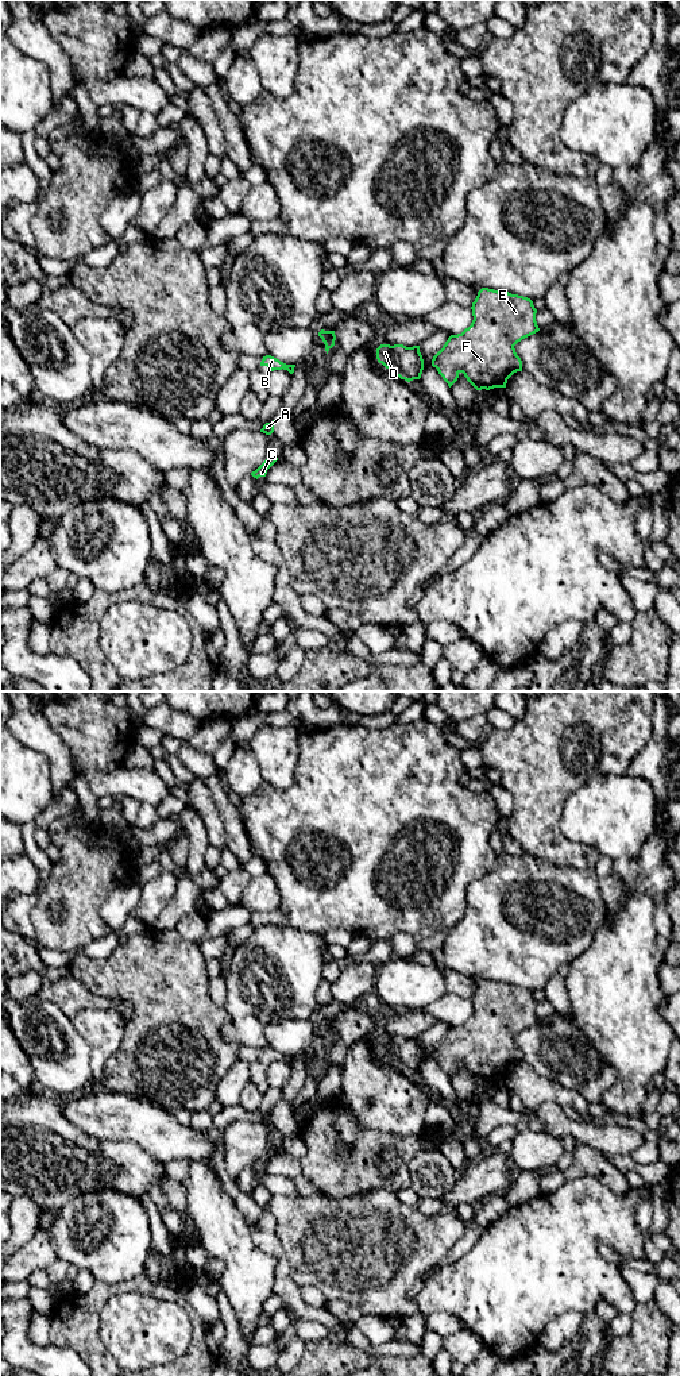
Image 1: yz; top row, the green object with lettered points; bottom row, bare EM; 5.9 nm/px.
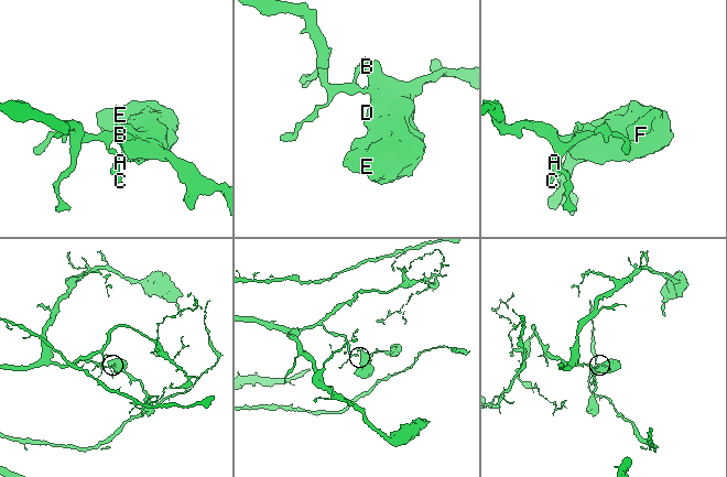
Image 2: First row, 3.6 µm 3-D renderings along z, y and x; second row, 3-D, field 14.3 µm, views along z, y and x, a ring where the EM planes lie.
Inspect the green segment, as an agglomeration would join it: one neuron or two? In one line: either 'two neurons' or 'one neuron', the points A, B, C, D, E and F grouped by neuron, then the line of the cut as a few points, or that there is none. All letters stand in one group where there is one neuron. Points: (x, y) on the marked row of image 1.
two neurons; groups A C / B D E F; cut yz (324, 342), (329, 347)

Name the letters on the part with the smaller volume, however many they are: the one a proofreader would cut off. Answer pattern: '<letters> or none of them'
B, D, E, F

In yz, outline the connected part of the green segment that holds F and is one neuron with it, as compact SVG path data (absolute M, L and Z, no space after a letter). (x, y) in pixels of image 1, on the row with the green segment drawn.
M482 288L472 302L474 320L461 334L451 335L443 348L433 356L432 366L451 388L463 373L476 390L506 388L507 379L522 371L522 361L514 346L540 331L533 301L528 297Z

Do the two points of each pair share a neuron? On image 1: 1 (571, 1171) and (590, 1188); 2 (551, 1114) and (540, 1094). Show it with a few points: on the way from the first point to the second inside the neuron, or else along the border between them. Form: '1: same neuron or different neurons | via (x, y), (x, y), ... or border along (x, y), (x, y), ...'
1: different neurons | border along (607, 1187), (594, 1178), (580, 1175), (549, 1193)
2: different neurons | border along (561, 1106), (553, 1102), (543, 1102), (533, 1110)

